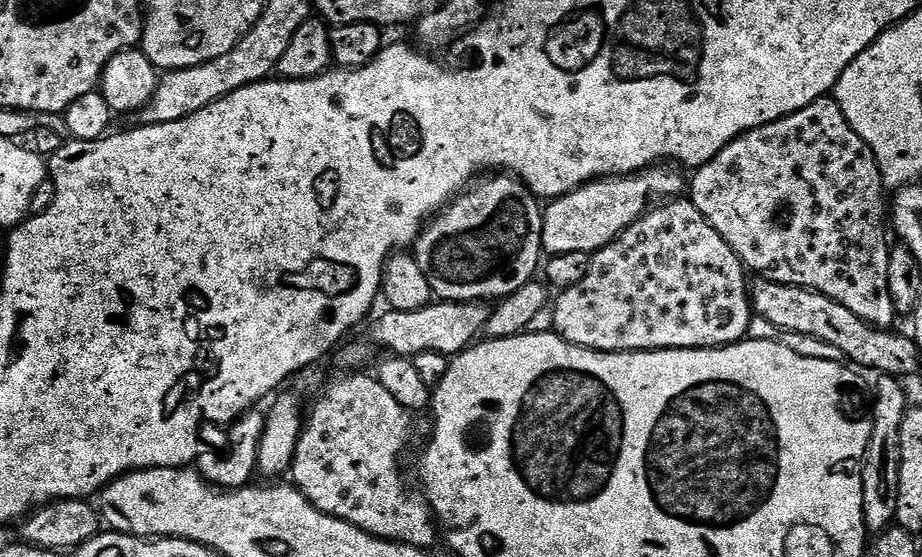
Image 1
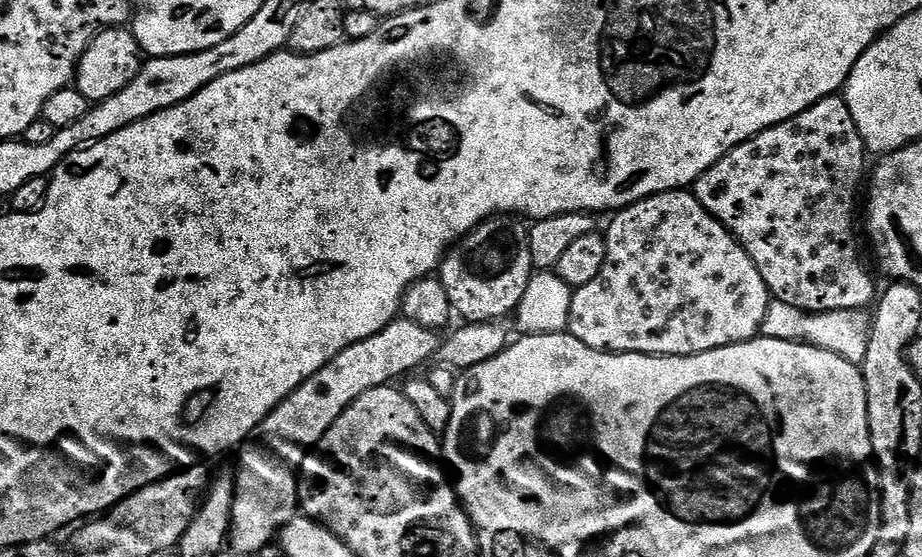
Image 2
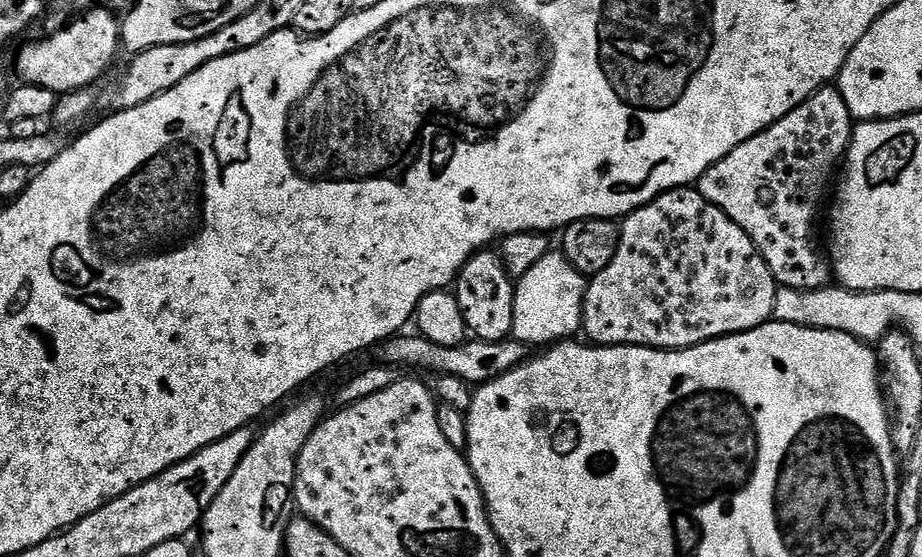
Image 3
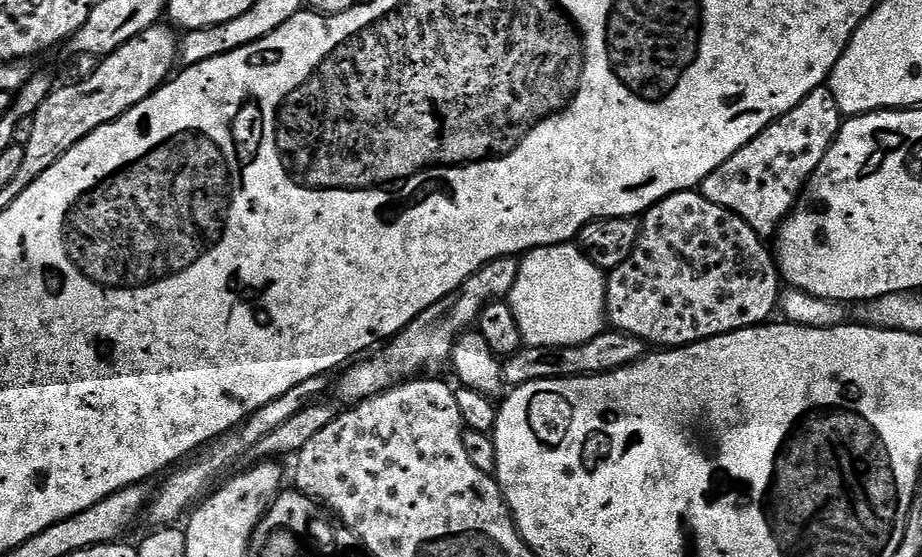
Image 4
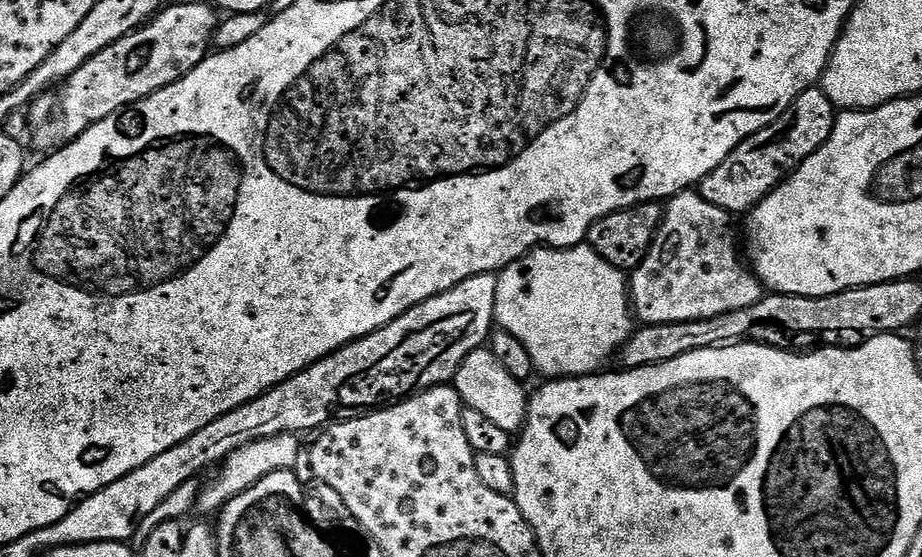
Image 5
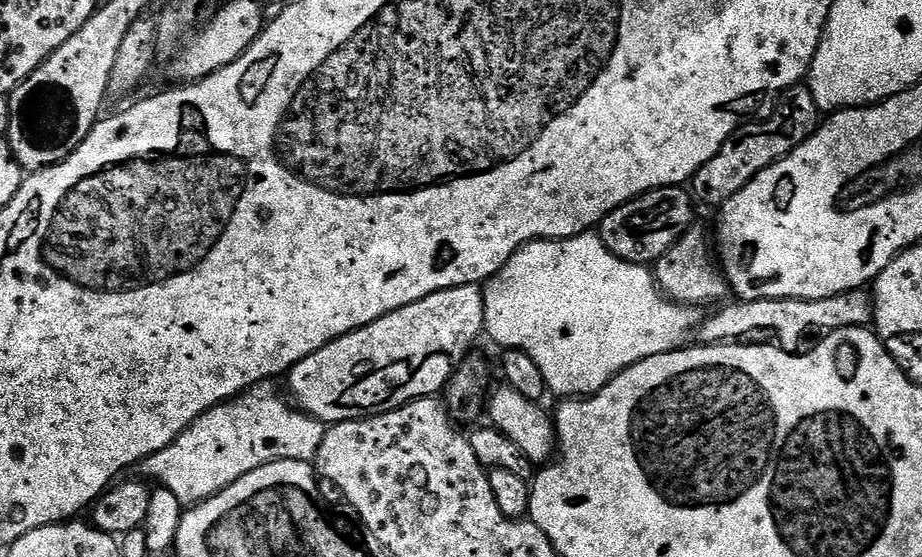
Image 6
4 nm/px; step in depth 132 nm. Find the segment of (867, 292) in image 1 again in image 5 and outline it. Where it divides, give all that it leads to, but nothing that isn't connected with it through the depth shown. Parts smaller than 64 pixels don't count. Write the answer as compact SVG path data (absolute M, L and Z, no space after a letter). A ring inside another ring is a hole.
M813 86L800 92L798 98L770 126L758 130L758 134L747 136L726 159L710 174L700 179L698 191L706 202L733 214L751 213L774 191L783 180L787 180L799 164L806 162L810 154L817 152L830 138L838 109L824 92L823 87Z

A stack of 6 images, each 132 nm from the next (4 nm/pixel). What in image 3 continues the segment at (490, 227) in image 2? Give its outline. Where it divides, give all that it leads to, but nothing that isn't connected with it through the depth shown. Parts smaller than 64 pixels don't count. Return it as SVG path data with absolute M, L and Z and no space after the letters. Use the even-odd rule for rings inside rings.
M481 250L471 256L454 281L454 295L469 333L477 341L498 343L512 336L516 285L504 268L499 251Z

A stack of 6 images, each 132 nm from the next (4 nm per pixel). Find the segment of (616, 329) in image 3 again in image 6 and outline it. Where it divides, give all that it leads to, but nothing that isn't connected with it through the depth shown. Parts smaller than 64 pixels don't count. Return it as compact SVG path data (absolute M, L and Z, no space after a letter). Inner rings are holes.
M699 226L689 228L662 258L654 265L656 286L669 300L685 306L705 306L704 304L719 305L730 296L728 280L714 255L714 244ZM709 240L709 241L708 241ZM719 300L722 300L719 302Z

